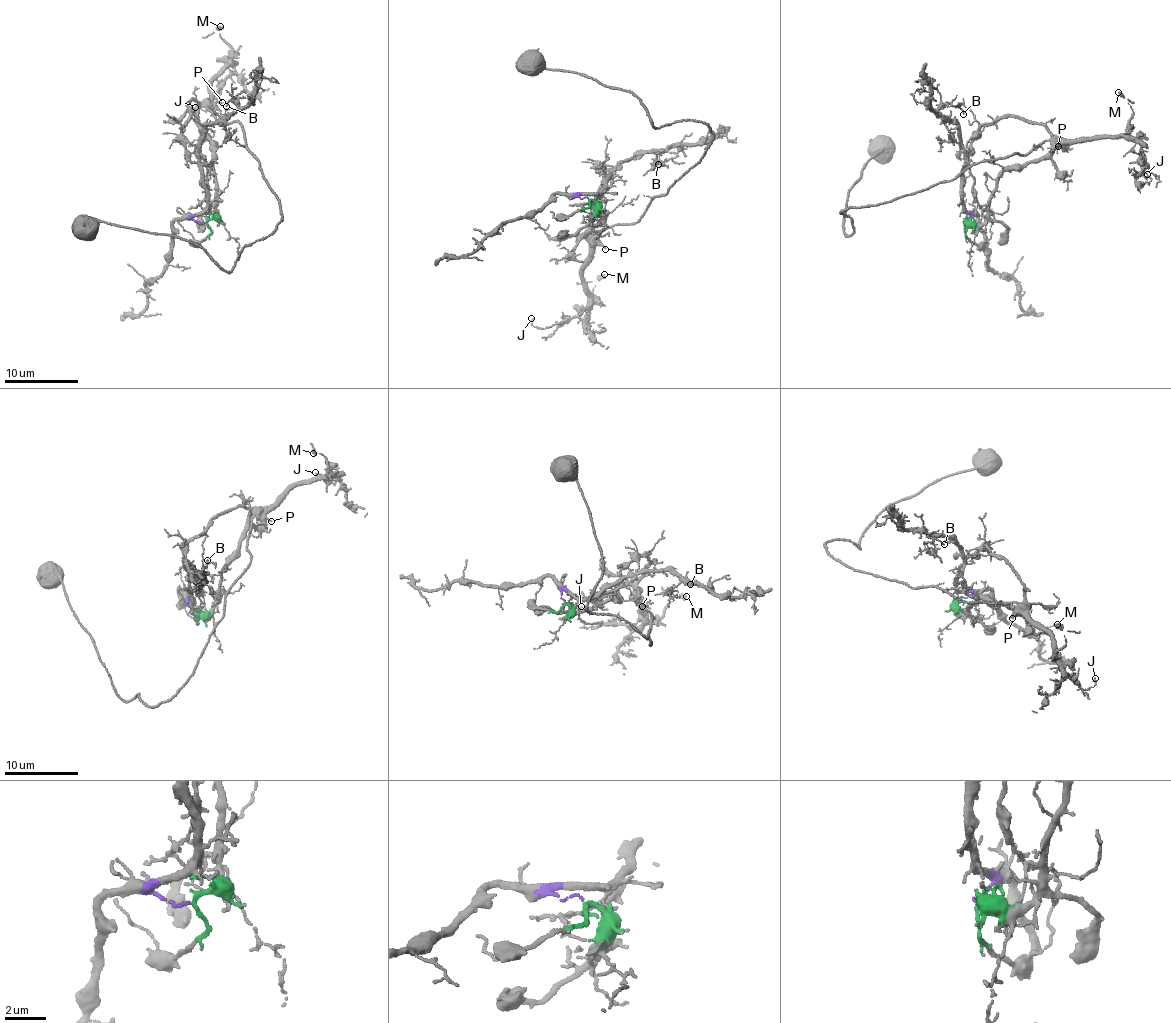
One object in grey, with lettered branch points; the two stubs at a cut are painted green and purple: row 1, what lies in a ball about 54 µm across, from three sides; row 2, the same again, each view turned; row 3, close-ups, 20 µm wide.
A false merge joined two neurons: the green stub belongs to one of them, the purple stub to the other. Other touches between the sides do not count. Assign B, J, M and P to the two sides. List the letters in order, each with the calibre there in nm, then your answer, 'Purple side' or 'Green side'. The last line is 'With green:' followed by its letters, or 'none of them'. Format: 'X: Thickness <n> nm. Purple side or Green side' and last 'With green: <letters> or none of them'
B: Thickness 90 nm. Purple side
J: Thickness 120 nm. Green side
M: Thickness 280 nm. Green side
P: Thickness 110 nm. Green side
With green: J, M, P

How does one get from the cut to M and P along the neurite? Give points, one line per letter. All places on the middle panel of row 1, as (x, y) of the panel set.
M: (589, 200), (593, 218), (605, 211), (580, 236), (589, 243), (583, 271), (593, 302), (592, 282), (605, 274)
P: (589, 200), (595, 203), (593, 218), (605, 211), (601, 219), (580, 236), (595, 239), (605, 248)

